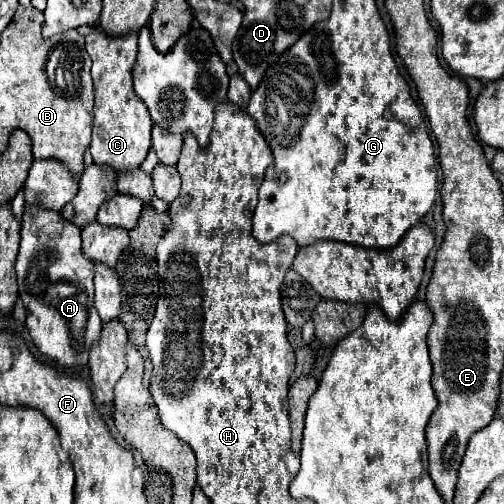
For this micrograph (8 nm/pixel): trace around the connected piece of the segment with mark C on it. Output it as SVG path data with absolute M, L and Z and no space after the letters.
M93 28L87 36L85 48L93 60L91 76L95 84L95 110L93 110L93 142L91 156L95 164L113 168L115 172L135 170L143 164L151 148L151 128L147 106L133 92L131 70L137 58L137 34L111 38L101 28Z

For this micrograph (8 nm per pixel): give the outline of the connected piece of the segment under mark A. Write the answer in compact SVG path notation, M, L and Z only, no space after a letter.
M25 206L23 224L21 224L21 244L19 244L19 254L15 260L15 272L17 272L19 296L27 310L25 324L27 324L33 344L39 348L41 354L55 360L63 368L71 368L71 370L85 368L87 360L89 360L89 352L91 352L93 344L99 340L103 322L99 320L99 314L97 314L95 302L93 302L95 268L93 268L91 260L87 260L83 256L81 228L63 220L63 216L59 212L43 210L37 206Z

